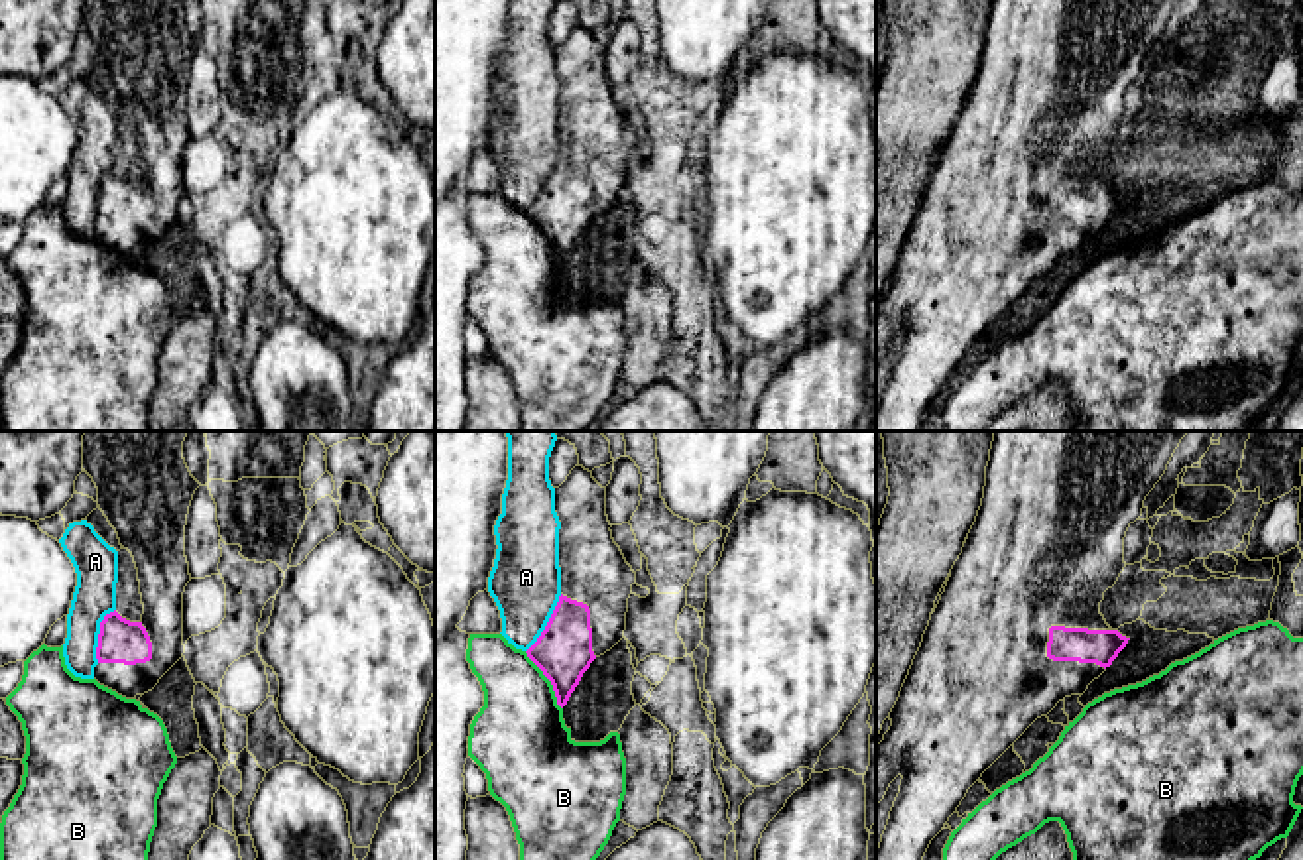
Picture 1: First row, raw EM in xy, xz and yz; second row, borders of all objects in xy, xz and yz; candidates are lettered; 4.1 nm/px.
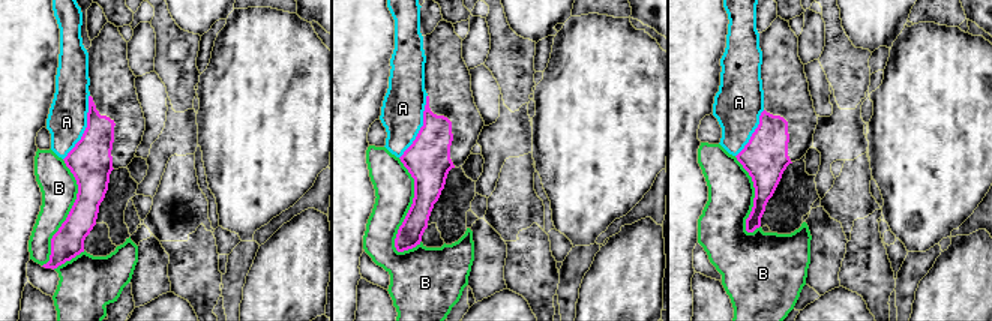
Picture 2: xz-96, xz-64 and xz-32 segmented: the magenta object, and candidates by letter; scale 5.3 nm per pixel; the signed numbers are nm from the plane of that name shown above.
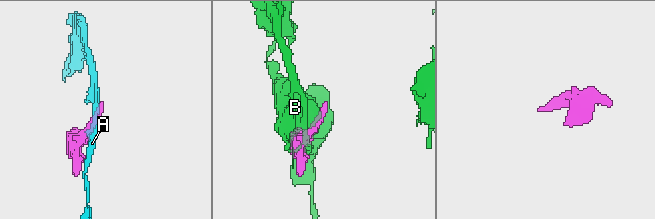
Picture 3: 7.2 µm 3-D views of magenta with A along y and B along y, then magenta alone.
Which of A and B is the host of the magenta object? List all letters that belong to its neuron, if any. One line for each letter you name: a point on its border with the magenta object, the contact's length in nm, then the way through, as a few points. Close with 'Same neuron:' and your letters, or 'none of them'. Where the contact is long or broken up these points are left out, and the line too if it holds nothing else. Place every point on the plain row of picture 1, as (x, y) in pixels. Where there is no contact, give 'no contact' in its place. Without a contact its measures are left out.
Same neuron: none of them

